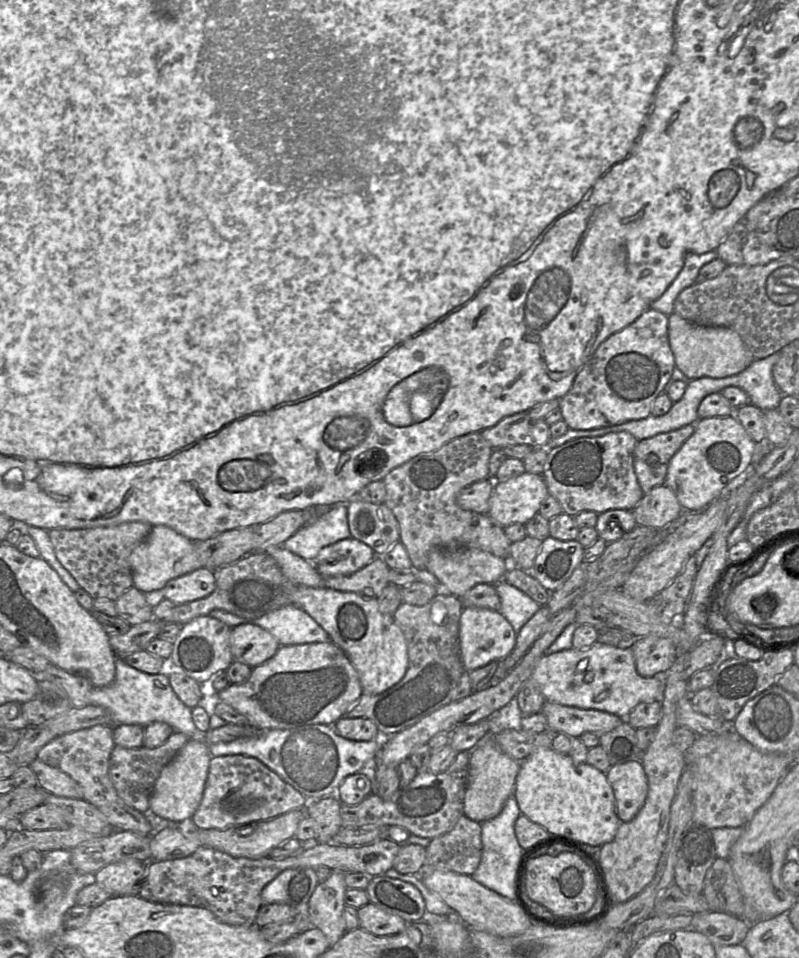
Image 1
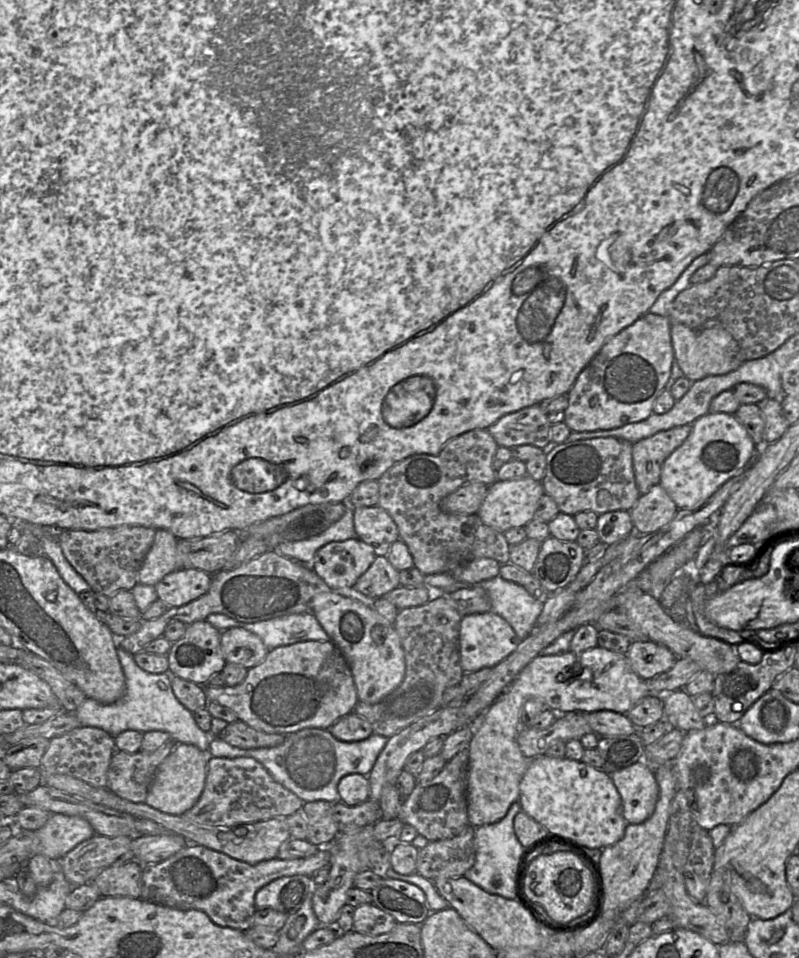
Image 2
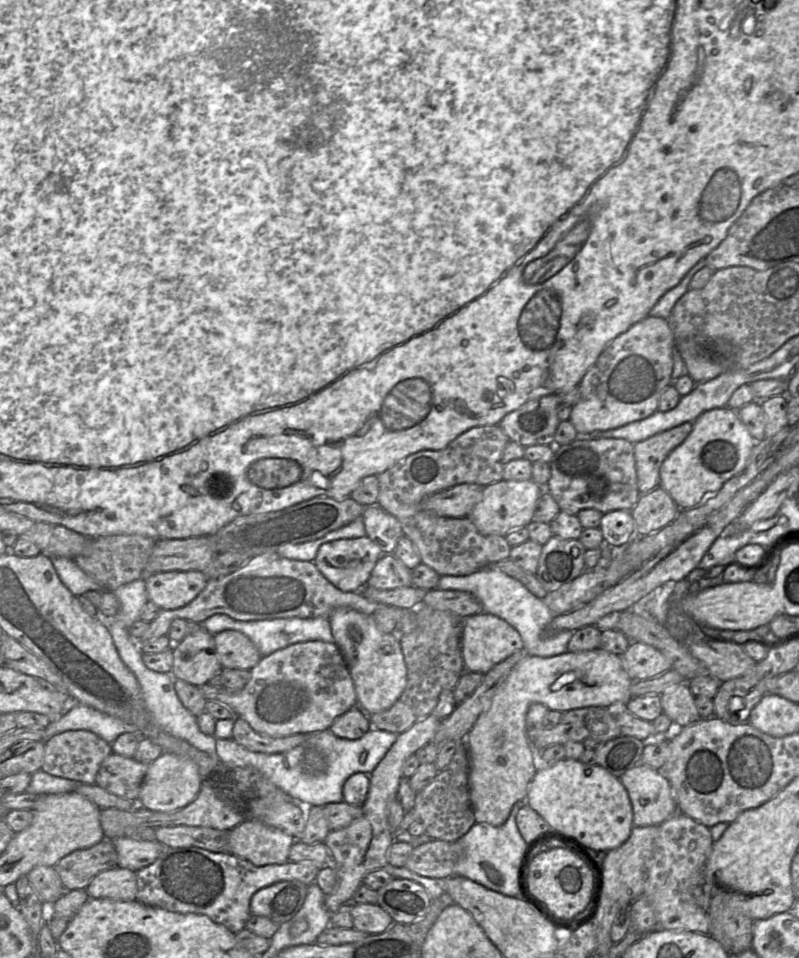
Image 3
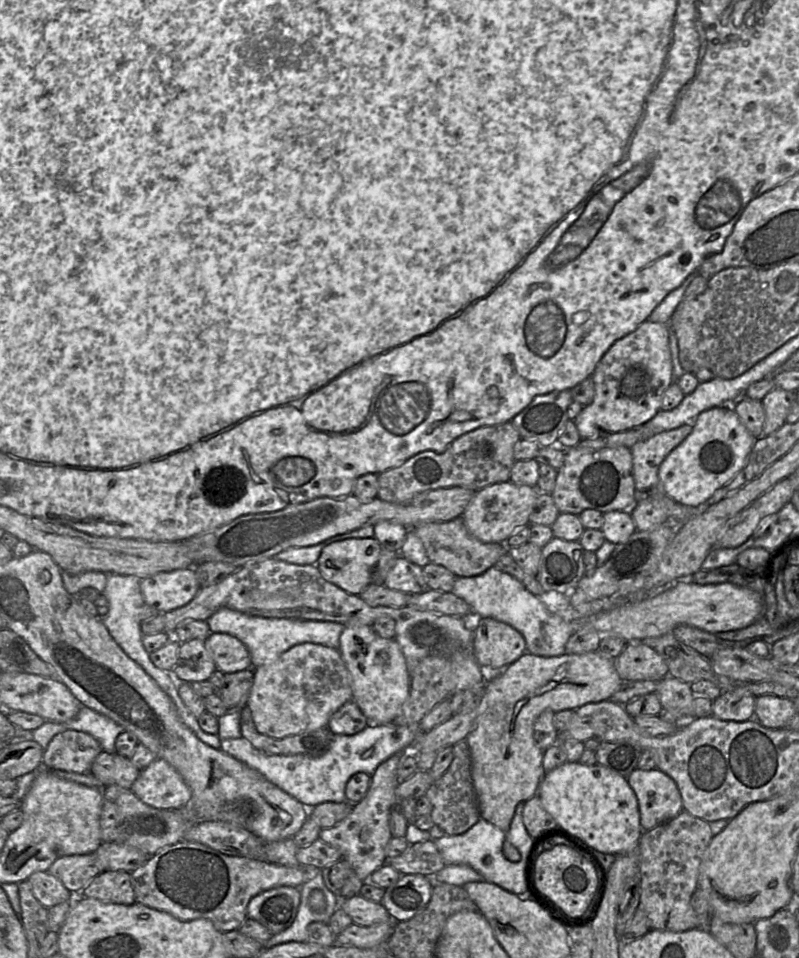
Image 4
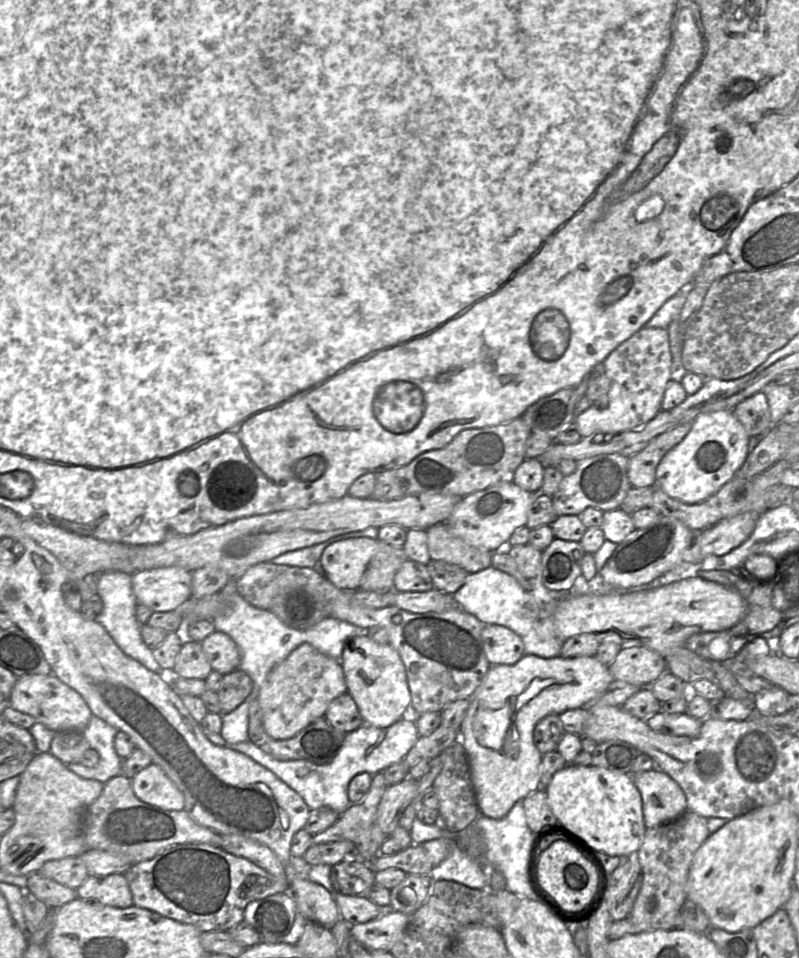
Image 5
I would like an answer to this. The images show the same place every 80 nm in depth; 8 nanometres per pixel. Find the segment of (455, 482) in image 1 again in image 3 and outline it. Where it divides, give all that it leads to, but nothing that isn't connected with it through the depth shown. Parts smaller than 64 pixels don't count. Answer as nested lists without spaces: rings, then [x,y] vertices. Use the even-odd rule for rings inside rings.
[[[498,425],[478,426],[460,434],[441,450],[413,453],[377,475],[377,505],[397,518],[403,536],[412,541],[421,563],[440,576],[467,576],[510,559],[511,547],[505,537],[481,534],[469,517],[441,517],[422,508],[425,497],[456,485],[478,484],[486,487],[503,480],[502,455],[509,442]]]

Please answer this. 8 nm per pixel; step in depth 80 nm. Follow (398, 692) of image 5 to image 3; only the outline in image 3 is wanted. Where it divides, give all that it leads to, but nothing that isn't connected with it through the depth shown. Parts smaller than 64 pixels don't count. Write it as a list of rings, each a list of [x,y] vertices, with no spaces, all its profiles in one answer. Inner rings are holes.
[[[339,608],[329,617],[331,632],[335,643],[341,650],[350,671],[357,695],[358,706],[367,714],[375,714],[388,710],[400,698],[407,684],[407,666],[395,633],[384,633],[374,621],[372,615],[366,615],[349,608]]]

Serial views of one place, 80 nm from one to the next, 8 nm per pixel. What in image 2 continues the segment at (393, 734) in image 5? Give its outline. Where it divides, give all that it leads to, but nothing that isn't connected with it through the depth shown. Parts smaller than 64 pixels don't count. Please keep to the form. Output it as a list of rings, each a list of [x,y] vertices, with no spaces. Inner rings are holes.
[[[306,728],[285,735],[282,744],[271,748],[241,749],[219,737],[211,737],[208,757],[251,757],[261,763],[275,781],[297,795],[304,803],[340,801],[338,784],[349,774],[368,776],[388,738],[376,733],[363,741],[344,742],[336,739],[329,729]]]

